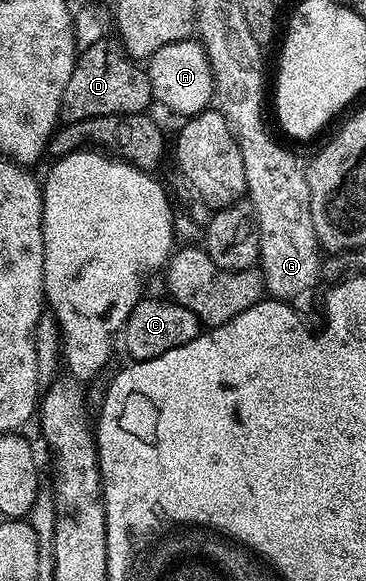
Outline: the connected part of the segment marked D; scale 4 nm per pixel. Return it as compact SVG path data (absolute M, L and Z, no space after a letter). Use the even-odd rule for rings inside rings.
M106 37L78 54L75 69L71 69L71 81L67 81L67 89L63 89L61 119L77 123L92 115L145 113L150 110L149 103L153 102L148 70L138 60L129 57L120 38Z

